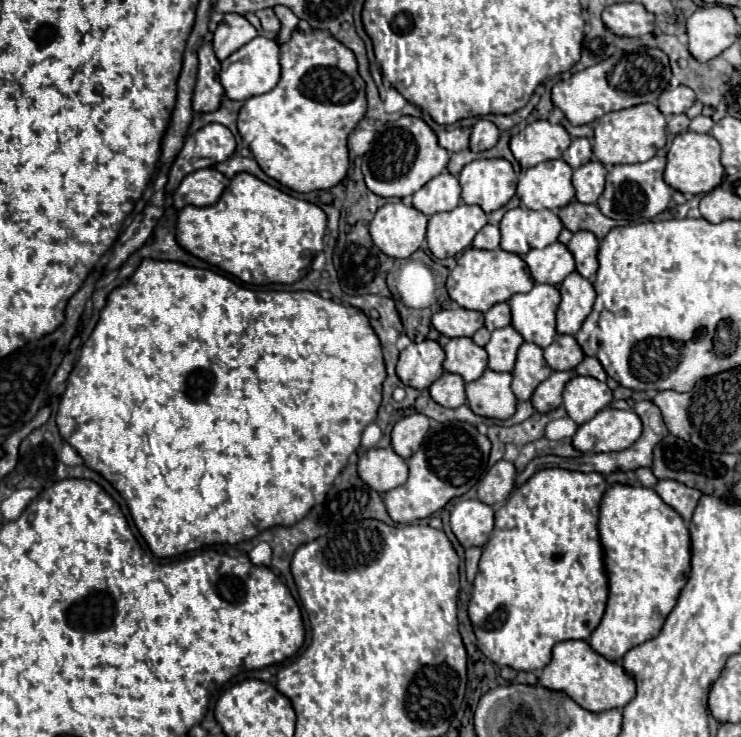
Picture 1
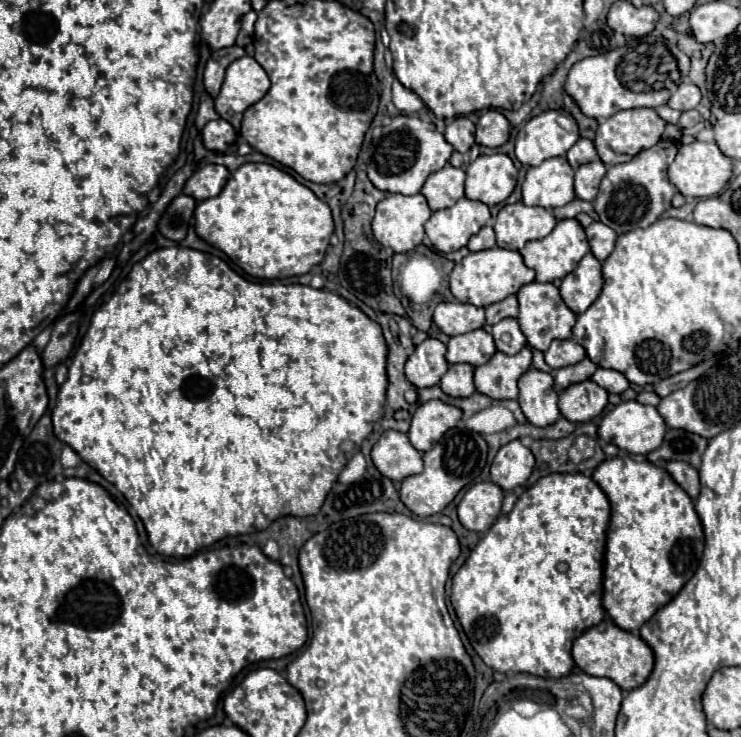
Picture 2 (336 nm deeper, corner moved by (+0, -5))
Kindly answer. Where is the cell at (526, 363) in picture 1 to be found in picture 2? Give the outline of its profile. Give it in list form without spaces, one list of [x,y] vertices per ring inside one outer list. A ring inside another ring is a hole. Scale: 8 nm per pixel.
[[[529,368],[519,378],[517,402],[531,424],[547,426],[561,416],[557,406],[557,394],[553,390],[553,376],[537,368]]]

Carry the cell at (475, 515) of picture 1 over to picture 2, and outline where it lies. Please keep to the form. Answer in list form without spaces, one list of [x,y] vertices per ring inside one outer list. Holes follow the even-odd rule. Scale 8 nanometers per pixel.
[[[479,482],[471,486],[459,506],[459,522],[471,532],[487,532],[501,514],[503,490],[493,482]]]

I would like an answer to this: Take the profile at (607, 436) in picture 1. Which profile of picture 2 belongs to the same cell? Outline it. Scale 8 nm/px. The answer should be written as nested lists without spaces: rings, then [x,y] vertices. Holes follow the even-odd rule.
[[[629,400],[629,402],[621,402],[619,406],[615,406],[611,412],[607,412],[601,418],[597,434],[601,440],[615,444],[619,450],[623,450],[627,454],[643,454],[645,456],[661,446],[663,436],[665,436],[665,428],[667,426],[655,406],[643,406],[635,400]]]

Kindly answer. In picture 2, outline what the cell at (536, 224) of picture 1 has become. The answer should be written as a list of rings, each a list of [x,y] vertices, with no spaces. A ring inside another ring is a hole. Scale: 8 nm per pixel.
[[[523,202],[505,204],[495,218],[497,246],[505,250],[521,250],[525,242],[541,240],[555,228],[555,216],[539,206],[525,206]]]

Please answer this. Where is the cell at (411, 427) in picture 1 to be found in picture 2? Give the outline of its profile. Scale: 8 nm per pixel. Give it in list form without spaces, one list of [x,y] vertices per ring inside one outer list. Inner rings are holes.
[[[429,400],[417,408],[411,420],[411,428],[407,432],[409,442],[413,444],[415,450],[425,452],[433,448],[433,444],[453,428],[461,418],[461,410],[453,408],[441,400]]]

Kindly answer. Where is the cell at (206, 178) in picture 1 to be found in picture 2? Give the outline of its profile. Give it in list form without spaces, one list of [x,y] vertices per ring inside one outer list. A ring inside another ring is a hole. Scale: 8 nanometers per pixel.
[[[205,164],[193,172],[193,176],[185,182],[183,192],[197,202],[217,196],[229,178],[229,170],[219,164]]]

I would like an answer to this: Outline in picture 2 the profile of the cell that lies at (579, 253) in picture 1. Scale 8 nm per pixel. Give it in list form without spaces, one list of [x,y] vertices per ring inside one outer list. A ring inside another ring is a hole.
[[[593,222],[591,226],[585,228],[589,246],[591,246],[591,254],[603,262],[615,248],[615,232],[611,228],[607,228],[603,222]]]

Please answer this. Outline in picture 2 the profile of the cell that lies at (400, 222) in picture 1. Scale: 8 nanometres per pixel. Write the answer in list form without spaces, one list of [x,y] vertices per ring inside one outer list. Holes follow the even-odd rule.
[[[389,194],[383,202],[377,204],[375,218],[373,218],[373,236],[381,246],[393,248],[393,252],[397,254],[407,254],[423,242],[423,236],[425,236],[423,224],[429,220],[429,216],[431,216],[431,210],[423,194],[415,194],[415,196]]]

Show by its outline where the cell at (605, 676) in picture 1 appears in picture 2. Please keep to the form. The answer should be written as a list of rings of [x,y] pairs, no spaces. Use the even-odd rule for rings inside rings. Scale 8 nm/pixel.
[[[605,618],[595,628],[589,628],[587,632],[583,632],[575,640],[571,654],[573,654],[575,664],[585,674],[597,676],[597,678],[609,678],[623,692],[639,688],[649,678],[649,674],[653,670],[653,652],[651,652],[651,648],[647,648],[647,644],[643,644],[643,640],[639,640],[637,634],[631,634],[631,632],[625,632],[625,630],[617,628],[609,618]]]

